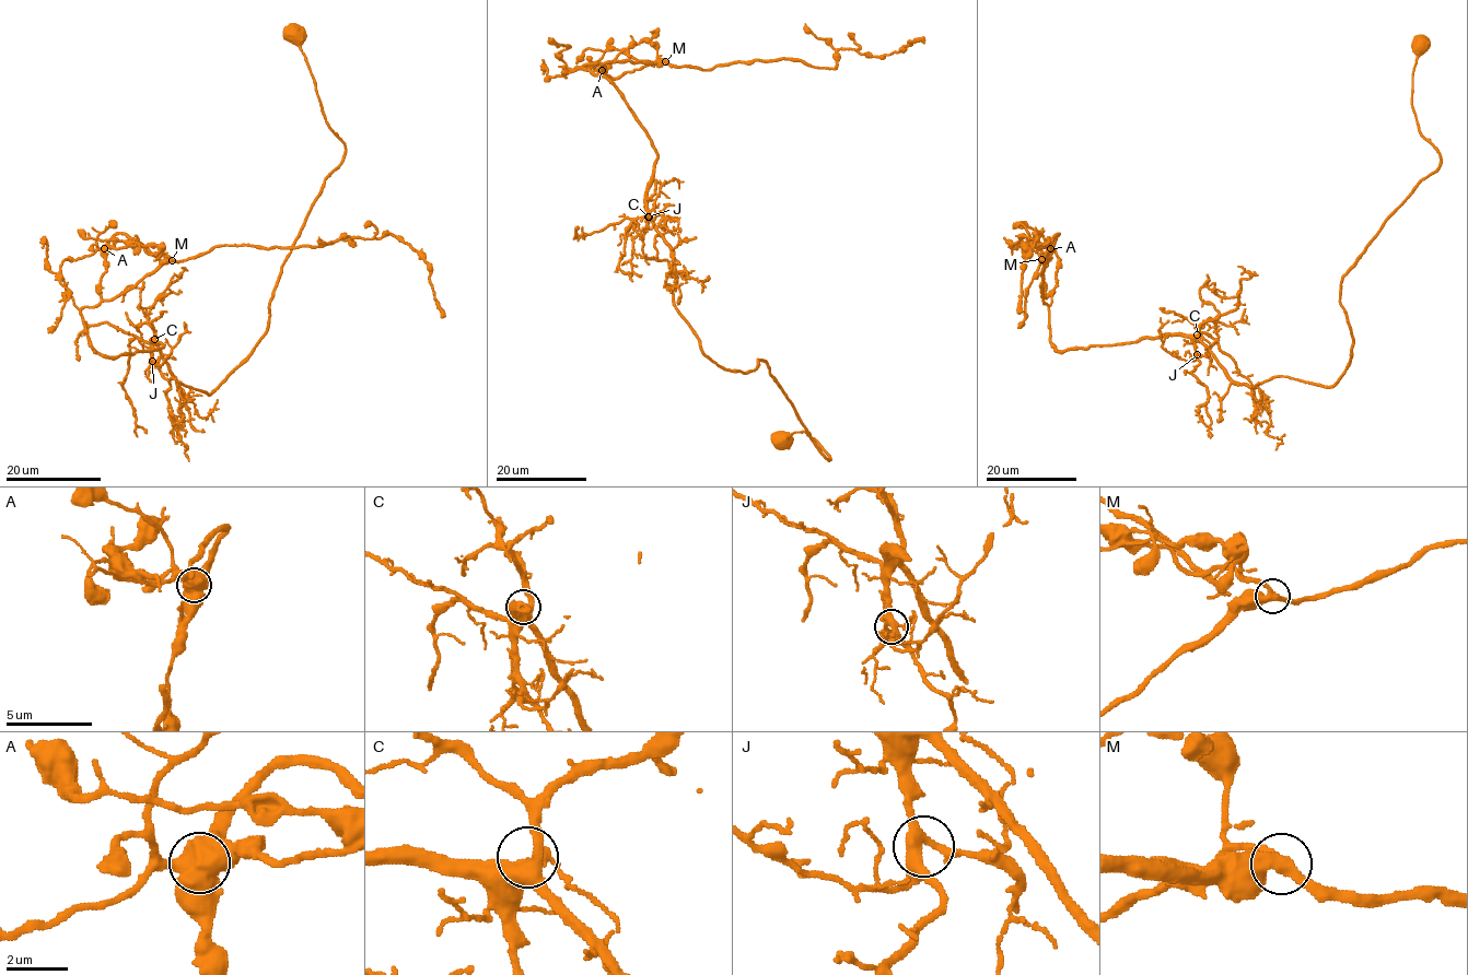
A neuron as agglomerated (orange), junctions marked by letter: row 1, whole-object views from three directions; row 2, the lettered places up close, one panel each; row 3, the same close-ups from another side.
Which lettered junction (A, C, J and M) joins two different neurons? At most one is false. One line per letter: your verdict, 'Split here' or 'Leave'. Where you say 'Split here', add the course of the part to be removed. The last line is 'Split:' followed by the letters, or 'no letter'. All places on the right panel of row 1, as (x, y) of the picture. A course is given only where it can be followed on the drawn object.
A: Split here. Course of the part to remove: (1050, 248), (1047, 255), (1049, 259), (1040, 261), (1027, 289), (1025, 317), (1017, 328)
C: Leave
J: Leave
M: Leave
Split: A

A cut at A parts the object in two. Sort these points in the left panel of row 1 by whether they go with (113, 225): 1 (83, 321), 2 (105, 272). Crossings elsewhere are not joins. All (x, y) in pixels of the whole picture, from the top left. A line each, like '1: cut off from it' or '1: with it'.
1: cut off from it
2: cut off from it

